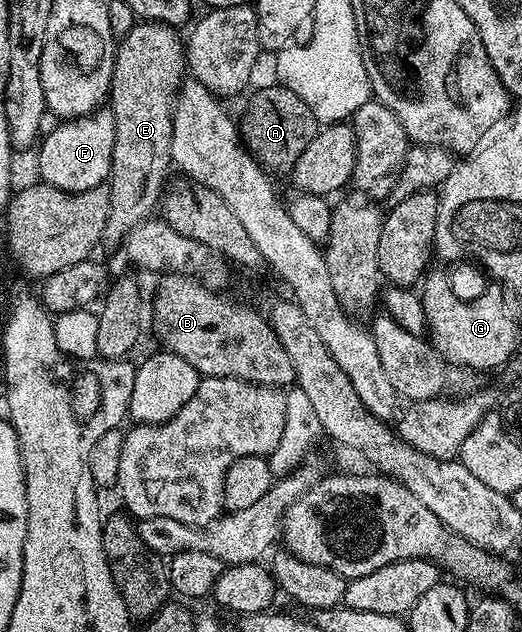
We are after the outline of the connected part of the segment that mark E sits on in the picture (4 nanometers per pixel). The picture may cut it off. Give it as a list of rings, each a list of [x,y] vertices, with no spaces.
[[[148,21],[134,22],[131,33],[127,33],[116,44],[113,57],[113,80],[107,96],[108,110],[115,117],[115,149],[107,186],[109,189],[109,212],[107,225],[103,225],[101,243],[104,246],[120,248],[125,236],[140,223],[145,222],[158,210],[166,190],[165,178],[173,167],[171,153],[171,133],[173,132],[173,103],[177,100],[177,90],[187,75],[185,66],[185,43],[174,28],[165,23]]]

